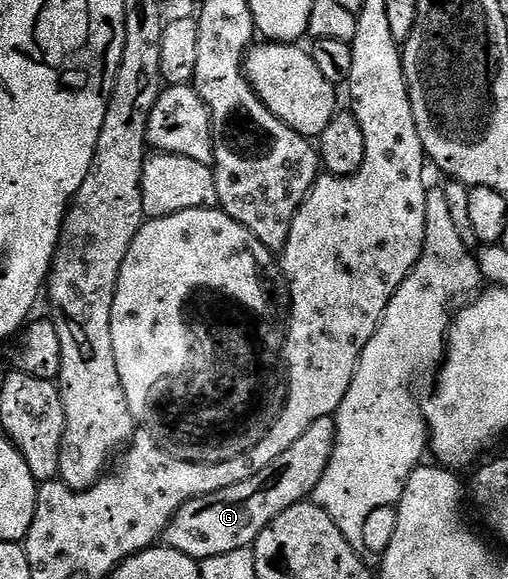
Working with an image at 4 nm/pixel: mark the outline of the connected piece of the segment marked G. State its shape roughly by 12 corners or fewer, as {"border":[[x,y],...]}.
{"border":[[315,421],[240,485],[187,501],[164,546],[198,561],[252,548],[312,496],[337,425]]}

